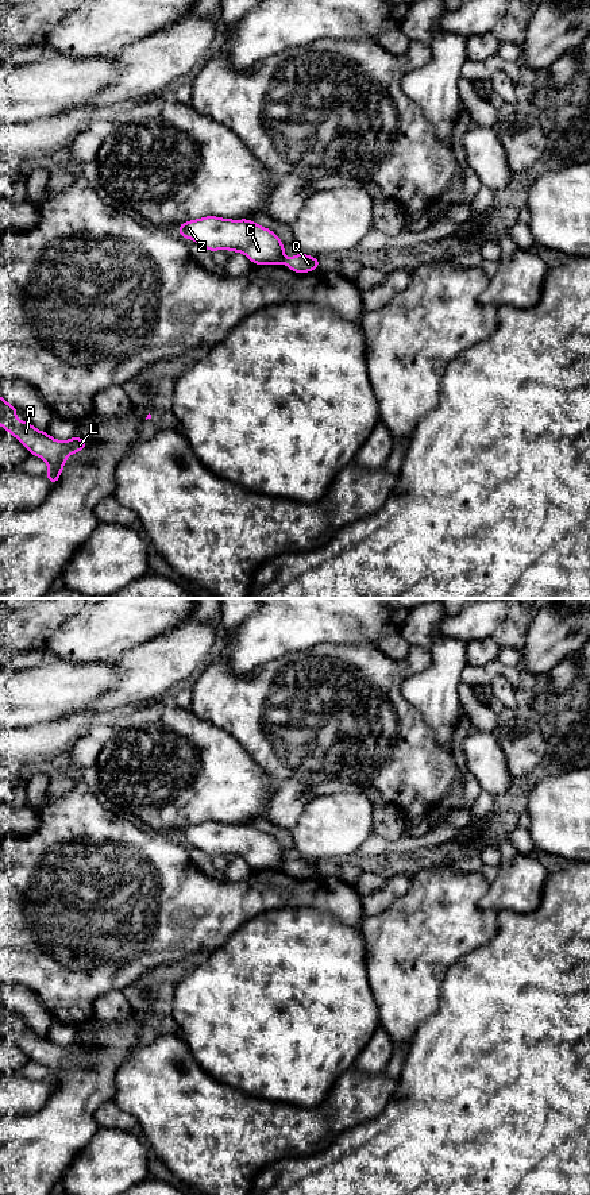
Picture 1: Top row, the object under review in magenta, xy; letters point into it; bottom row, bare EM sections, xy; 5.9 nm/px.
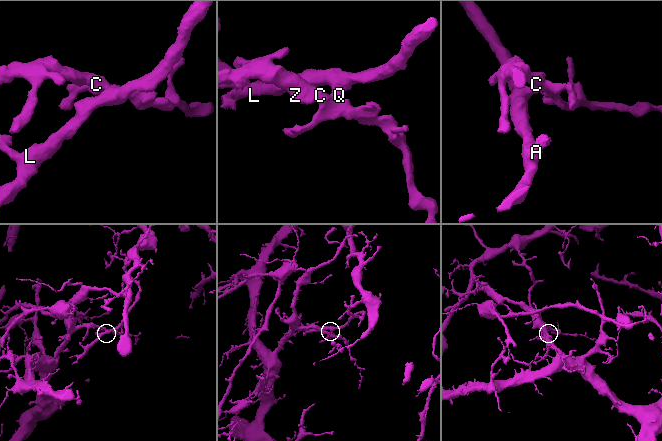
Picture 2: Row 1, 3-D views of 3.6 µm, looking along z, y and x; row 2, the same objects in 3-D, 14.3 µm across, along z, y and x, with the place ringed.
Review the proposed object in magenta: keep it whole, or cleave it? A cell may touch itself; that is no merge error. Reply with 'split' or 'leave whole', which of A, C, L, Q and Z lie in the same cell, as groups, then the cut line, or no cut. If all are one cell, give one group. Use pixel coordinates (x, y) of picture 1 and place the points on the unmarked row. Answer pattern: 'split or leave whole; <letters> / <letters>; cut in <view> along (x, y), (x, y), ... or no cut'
split; A L Q / C Z; cut in xy along (286, 863), (284, 868)

